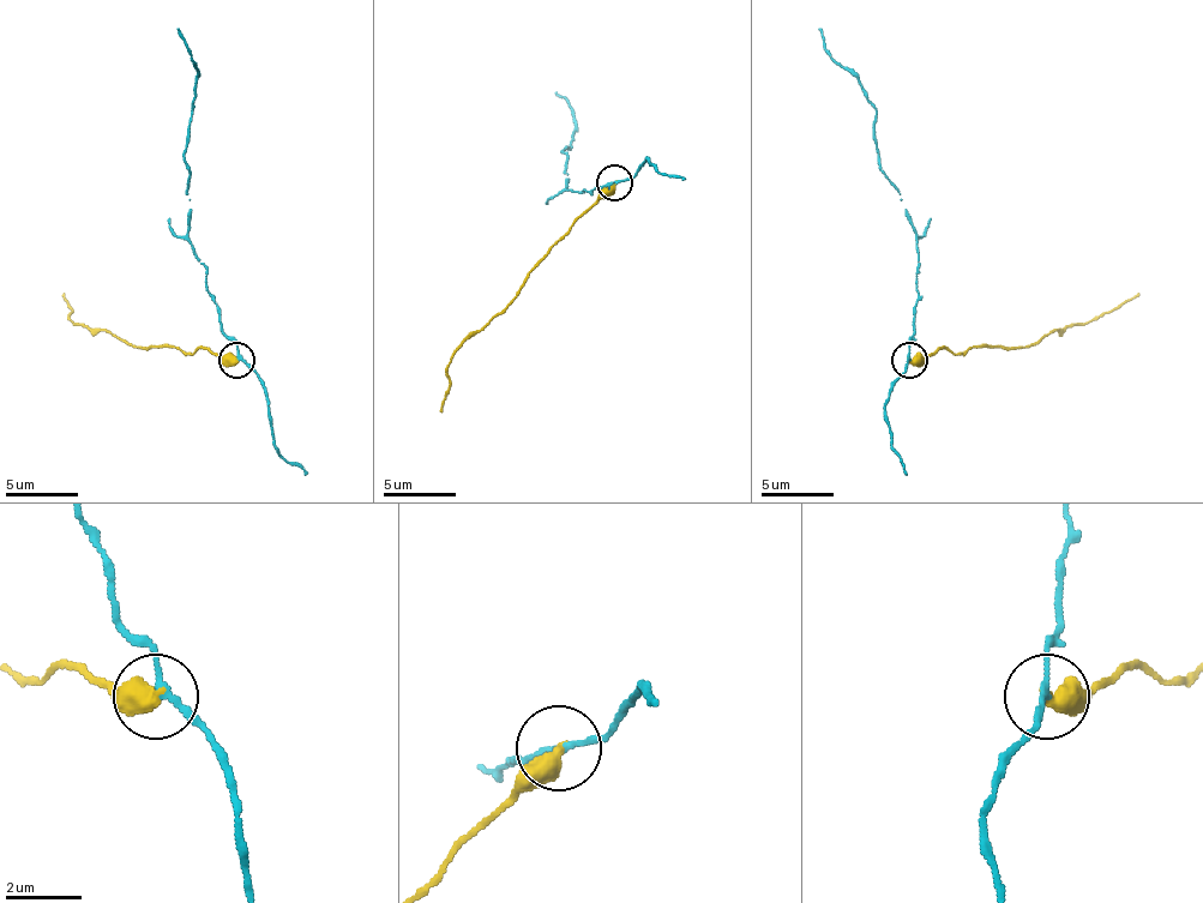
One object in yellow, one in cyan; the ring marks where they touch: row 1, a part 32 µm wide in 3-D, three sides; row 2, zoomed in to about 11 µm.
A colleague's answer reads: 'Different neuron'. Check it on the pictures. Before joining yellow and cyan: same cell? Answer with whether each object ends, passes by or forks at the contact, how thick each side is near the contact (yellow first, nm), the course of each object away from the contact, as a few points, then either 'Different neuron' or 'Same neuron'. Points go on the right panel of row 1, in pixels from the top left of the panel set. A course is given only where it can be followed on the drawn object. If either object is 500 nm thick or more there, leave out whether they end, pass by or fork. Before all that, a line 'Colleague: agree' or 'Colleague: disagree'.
Colleague: agree
Thickness 500 nm (yellow) against 140 nm. Course of yellow: (908, 359), (926, 359), (940, 348), (963, 355), (970, 348), (1028, 348), (1058, 330), (1119, 308), (1137, 293). Course of cyan: (908, 359), (919, 300), (915, 228), (879, 166), (876, 104), (835, 60), (817, 28). Different neuron

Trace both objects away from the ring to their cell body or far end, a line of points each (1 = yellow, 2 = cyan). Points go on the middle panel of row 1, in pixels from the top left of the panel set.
1: (614, 181), (555, 244), (511, 301), (453, 353), (446, 367), (450, 392), (439, 410)
2: (614, 181), (591, 192), (566, 188), (563, 152), (573, 142), (573, 108), (555, 90)

